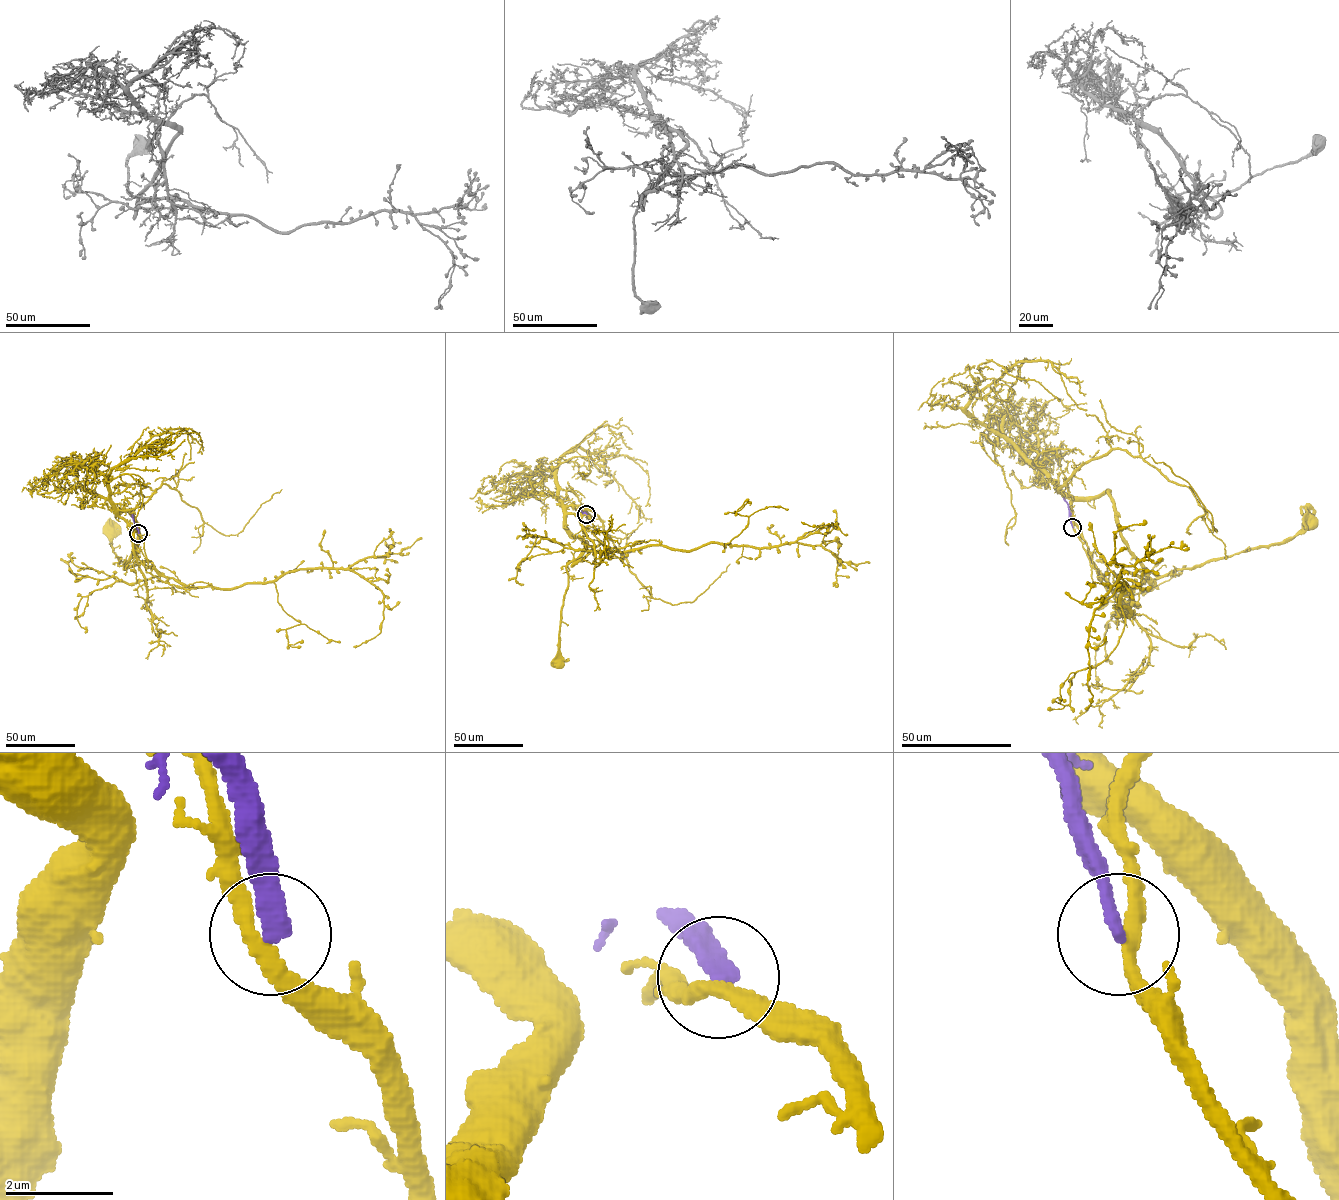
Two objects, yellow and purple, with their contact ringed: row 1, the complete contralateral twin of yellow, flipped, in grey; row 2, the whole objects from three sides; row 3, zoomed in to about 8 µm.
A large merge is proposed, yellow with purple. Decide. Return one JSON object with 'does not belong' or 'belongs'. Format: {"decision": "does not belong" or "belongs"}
{"decision": "does not belong"}

